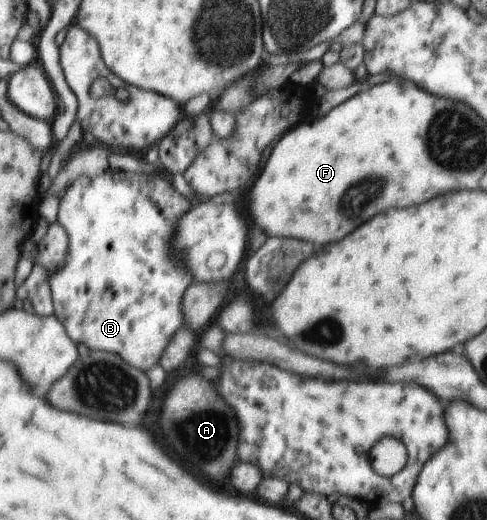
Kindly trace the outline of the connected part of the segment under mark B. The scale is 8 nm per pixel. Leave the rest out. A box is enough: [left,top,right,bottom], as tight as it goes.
[50,169,195,373]

